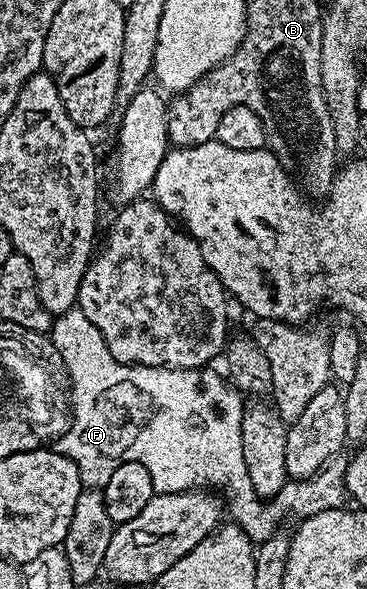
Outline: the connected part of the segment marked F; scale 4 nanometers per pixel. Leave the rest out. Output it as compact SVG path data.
M78 306L70 308L69 311L54 317L49 339L55 343L55 352L63 359L63 368L67 371L68 378L71 379L71 425L68 426L67 433L60 438L59 444L57 444L57 451L62 456L67 456L73 461L79 471L81 482L88 489L102 489L103 484L109 482L109 474L113 474L113 470L117 470L117 466L121 466L125 462L141 462L141 466L145 466L145 470L149 470L149 478L153 478L153 490L156 494L177 494L178 492L219 490L215 488L223 488L221 496L225 501L226 507L229 509L230 519L238 524L248 538L256 545L263 544L269 537L278 533L281 528L279 523L281 523L290 512L295 515L295 518L302 518L305 516L312 516L313 514L321 514L321 510L341 508L348 503L348 457L343 454L336 456L334 460L330 460L329 463L323 467L323 471L320 472L318 476L311 477L310 480L296 480L293 486L284 486L276 496L267 499L257 495L253 490L253 482L249 482L249 470L245 470L245 454L241 454L241 422L243 421L243 413L245 411L245 403L243 404L243 401L245 401L244 397L238 389L232 387L222 376L223 381L222 378L214 372L214 367L150 368L149 366L141 366L140 364L122 364L121 362L117 362L117 358L113 358L113 354L109 354L109 346L105 346L105 338L101 338L101 330L97 330L97 326L93 326L93 322L89 322L89 318L85 318L85 314Z

